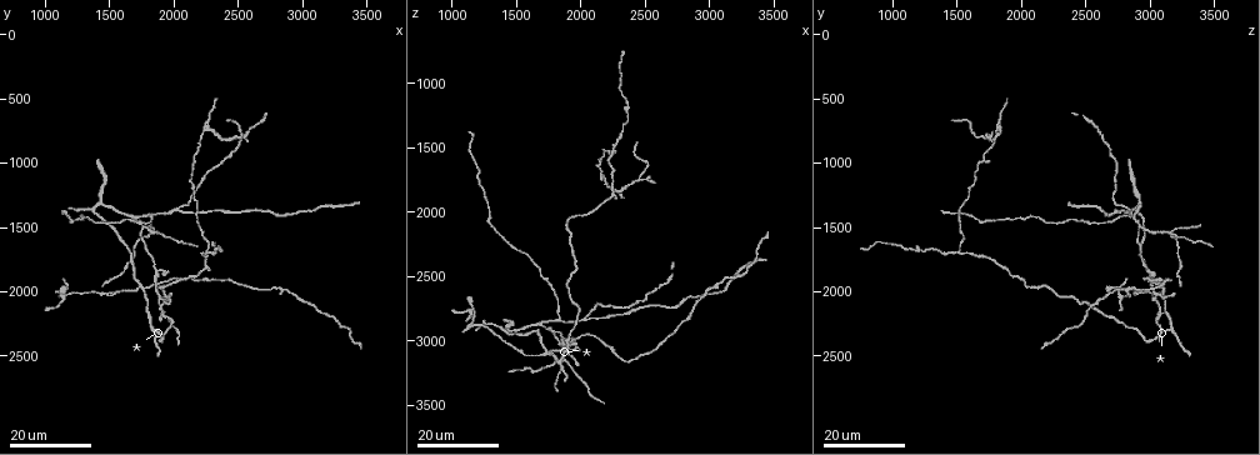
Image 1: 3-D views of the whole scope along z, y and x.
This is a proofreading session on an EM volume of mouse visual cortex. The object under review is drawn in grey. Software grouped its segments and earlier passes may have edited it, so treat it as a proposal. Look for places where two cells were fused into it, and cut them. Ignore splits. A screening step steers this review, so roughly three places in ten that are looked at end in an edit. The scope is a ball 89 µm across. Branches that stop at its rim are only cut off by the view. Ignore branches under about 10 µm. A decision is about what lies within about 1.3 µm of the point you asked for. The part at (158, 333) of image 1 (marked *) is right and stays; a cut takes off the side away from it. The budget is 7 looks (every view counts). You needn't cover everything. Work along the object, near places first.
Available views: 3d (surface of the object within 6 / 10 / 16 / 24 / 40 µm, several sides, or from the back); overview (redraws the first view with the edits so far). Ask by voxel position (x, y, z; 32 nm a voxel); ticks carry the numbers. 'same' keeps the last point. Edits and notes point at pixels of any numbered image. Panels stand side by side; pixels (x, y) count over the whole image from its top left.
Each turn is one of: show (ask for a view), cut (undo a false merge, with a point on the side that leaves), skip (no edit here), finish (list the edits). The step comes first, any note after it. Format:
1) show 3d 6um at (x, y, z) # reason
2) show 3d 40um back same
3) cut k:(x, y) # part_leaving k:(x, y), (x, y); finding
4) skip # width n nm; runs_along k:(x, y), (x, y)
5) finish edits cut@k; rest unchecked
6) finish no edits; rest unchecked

show 3d 16um at (1780, 1520, 2920) # arms part here

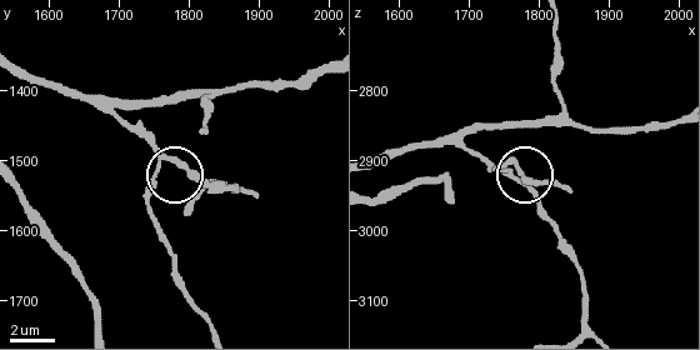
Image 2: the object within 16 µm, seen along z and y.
show 3d 10um at (1765, 1495, 2920)

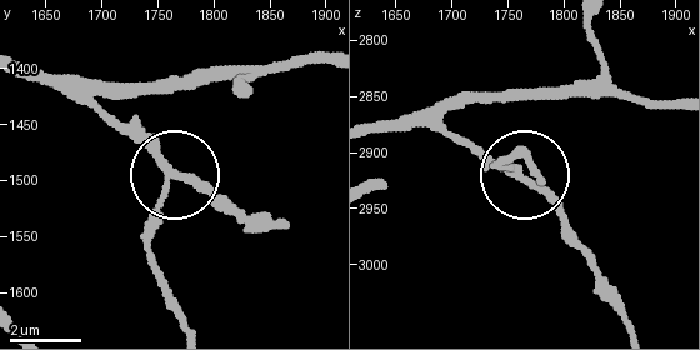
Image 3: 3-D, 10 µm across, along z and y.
show 3d 6um at (1764, 1496, 2922)

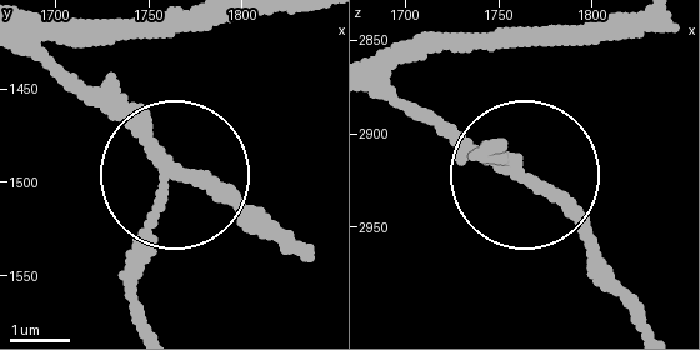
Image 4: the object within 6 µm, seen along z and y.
cut 4:(119, 275) # width 190 nm; two cells meet here

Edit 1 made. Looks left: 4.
show 3d 24um at (2020, 1360, 2820) # branch point

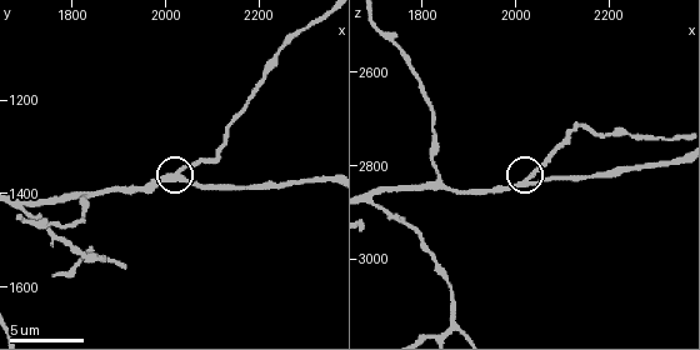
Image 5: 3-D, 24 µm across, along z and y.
show 3d 10um at (2025, 1355, 2835)

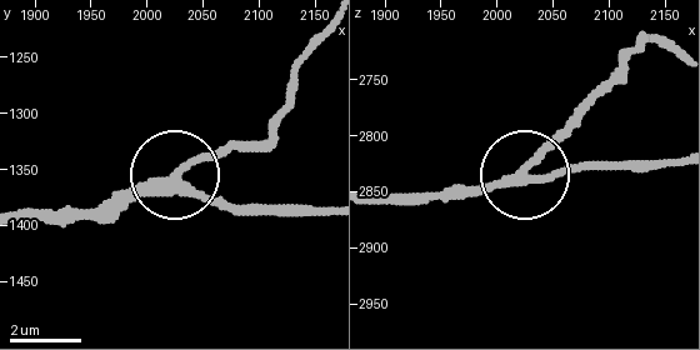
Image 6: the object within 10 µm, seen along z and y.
skip # side_arm 42 um; arms 3; all the same cell

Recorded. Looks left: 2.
show 3d 24um at (2240, 1700, 1520) # three-way junction

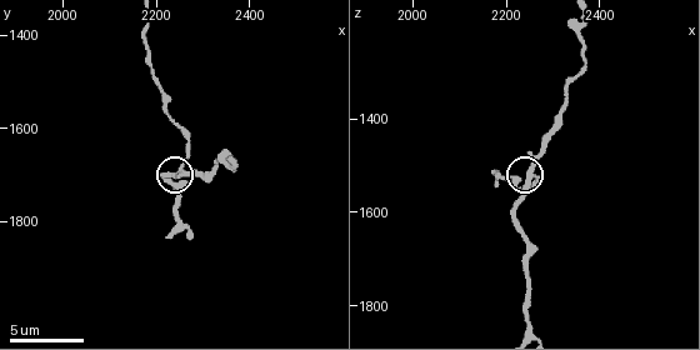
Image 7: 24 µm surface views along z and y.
show 3d 6um at (2255, 1695, 1510) # closer look

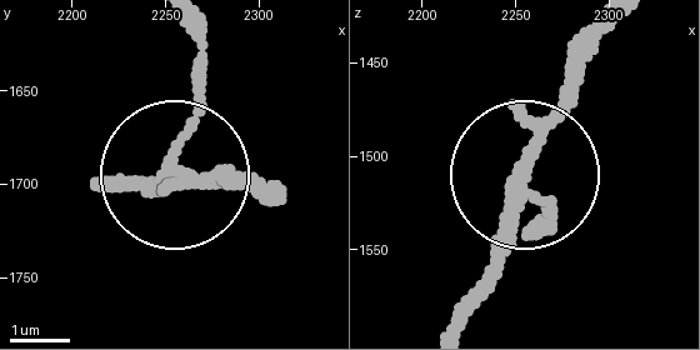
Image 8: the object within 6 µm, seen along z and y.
skip # side_arm 30 um; arms 3; all the same cell

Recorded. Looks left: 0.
finish edits cut@4; rest unchecked

